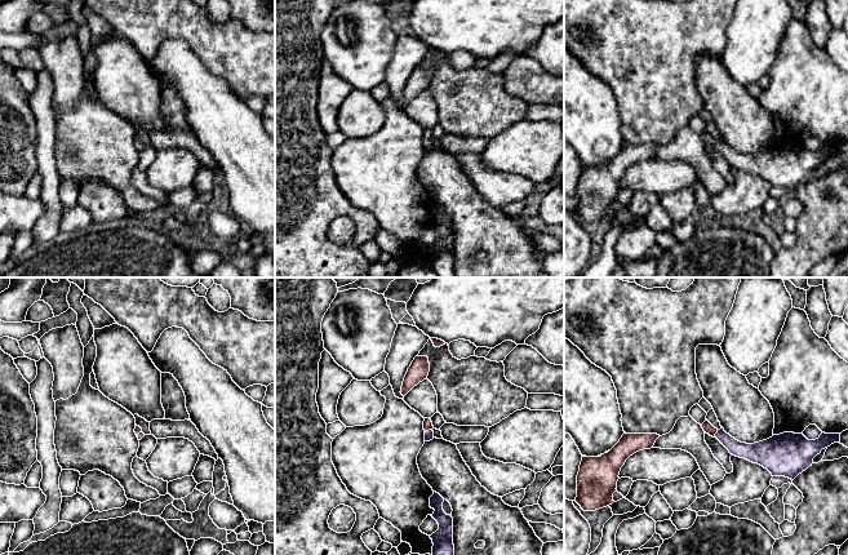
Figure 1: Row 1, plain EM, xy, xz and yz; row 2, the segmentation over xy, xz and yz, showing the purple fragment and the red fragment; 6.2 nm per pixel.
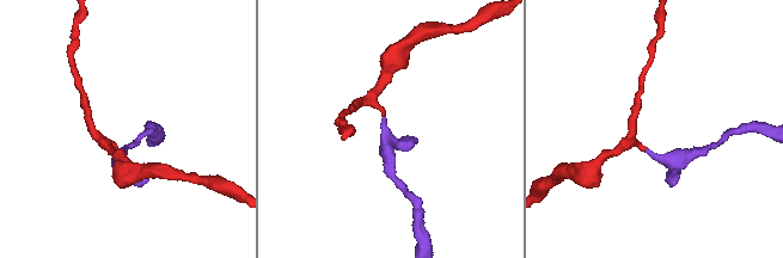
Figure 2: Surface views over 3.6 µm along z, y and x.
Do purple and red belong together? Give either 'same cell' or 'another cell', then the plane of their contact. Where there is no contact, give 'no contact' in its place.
same cell; contact in yz

